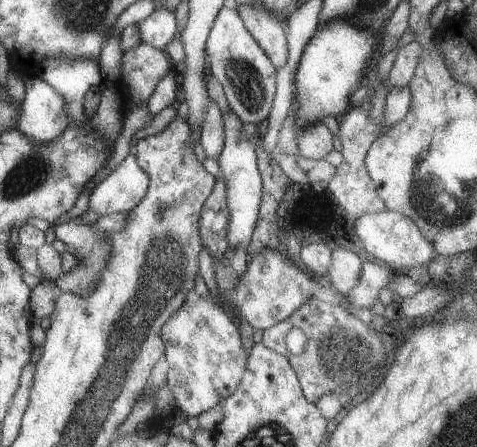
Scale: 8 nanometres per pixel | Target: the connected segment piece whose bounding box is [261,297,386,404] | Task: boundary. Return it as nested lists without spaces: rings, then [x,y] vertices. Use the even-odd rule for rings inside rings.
[[[312,297],[282,322],[263,329],[261,342],[267,349],[286,355],[305,397],[308,402],[315,404],[324,394],[337,394],[346,398],[370,394],[374,378],[382,378],[382,362],[386,362],[386,354],[378,334],[368,328],[370,326],[360,321],[356,313],[350,313],[347,307]],[[292,328],[300,328],[308,335],[302,354],[288,354],[285,338]]]

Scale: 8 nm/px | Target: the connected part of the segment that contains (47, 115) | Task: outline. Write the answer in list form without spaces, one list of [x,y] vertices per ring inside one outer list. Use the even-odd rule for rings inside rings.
[[[38,75],[24,78],[25,98],[17,129],[36,142],[52,142],[66,130],[68,116],[63,98]]]

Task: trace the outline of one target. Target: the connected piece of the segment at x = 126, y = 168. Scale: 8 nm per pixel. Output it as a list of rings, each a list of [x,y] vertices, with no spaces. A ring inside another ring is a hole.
[[[129,153],[112,174],[92,190],[88,208],[100,217],[130,212],[142,202],[148,186],[150,176],[138,166],[135,155]]]

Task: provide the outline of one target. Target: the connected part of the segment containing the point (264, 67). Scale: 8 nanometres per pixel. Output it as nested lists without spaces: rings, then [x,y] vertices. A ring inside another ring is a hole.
[[[226,6],[214,19],[205,46],[208,72],[224,88],[231,110],[246,127],[258,125],[268,118],[276,94],[277,70],[256,39],[246,30],[244,21],[236,9]]]

